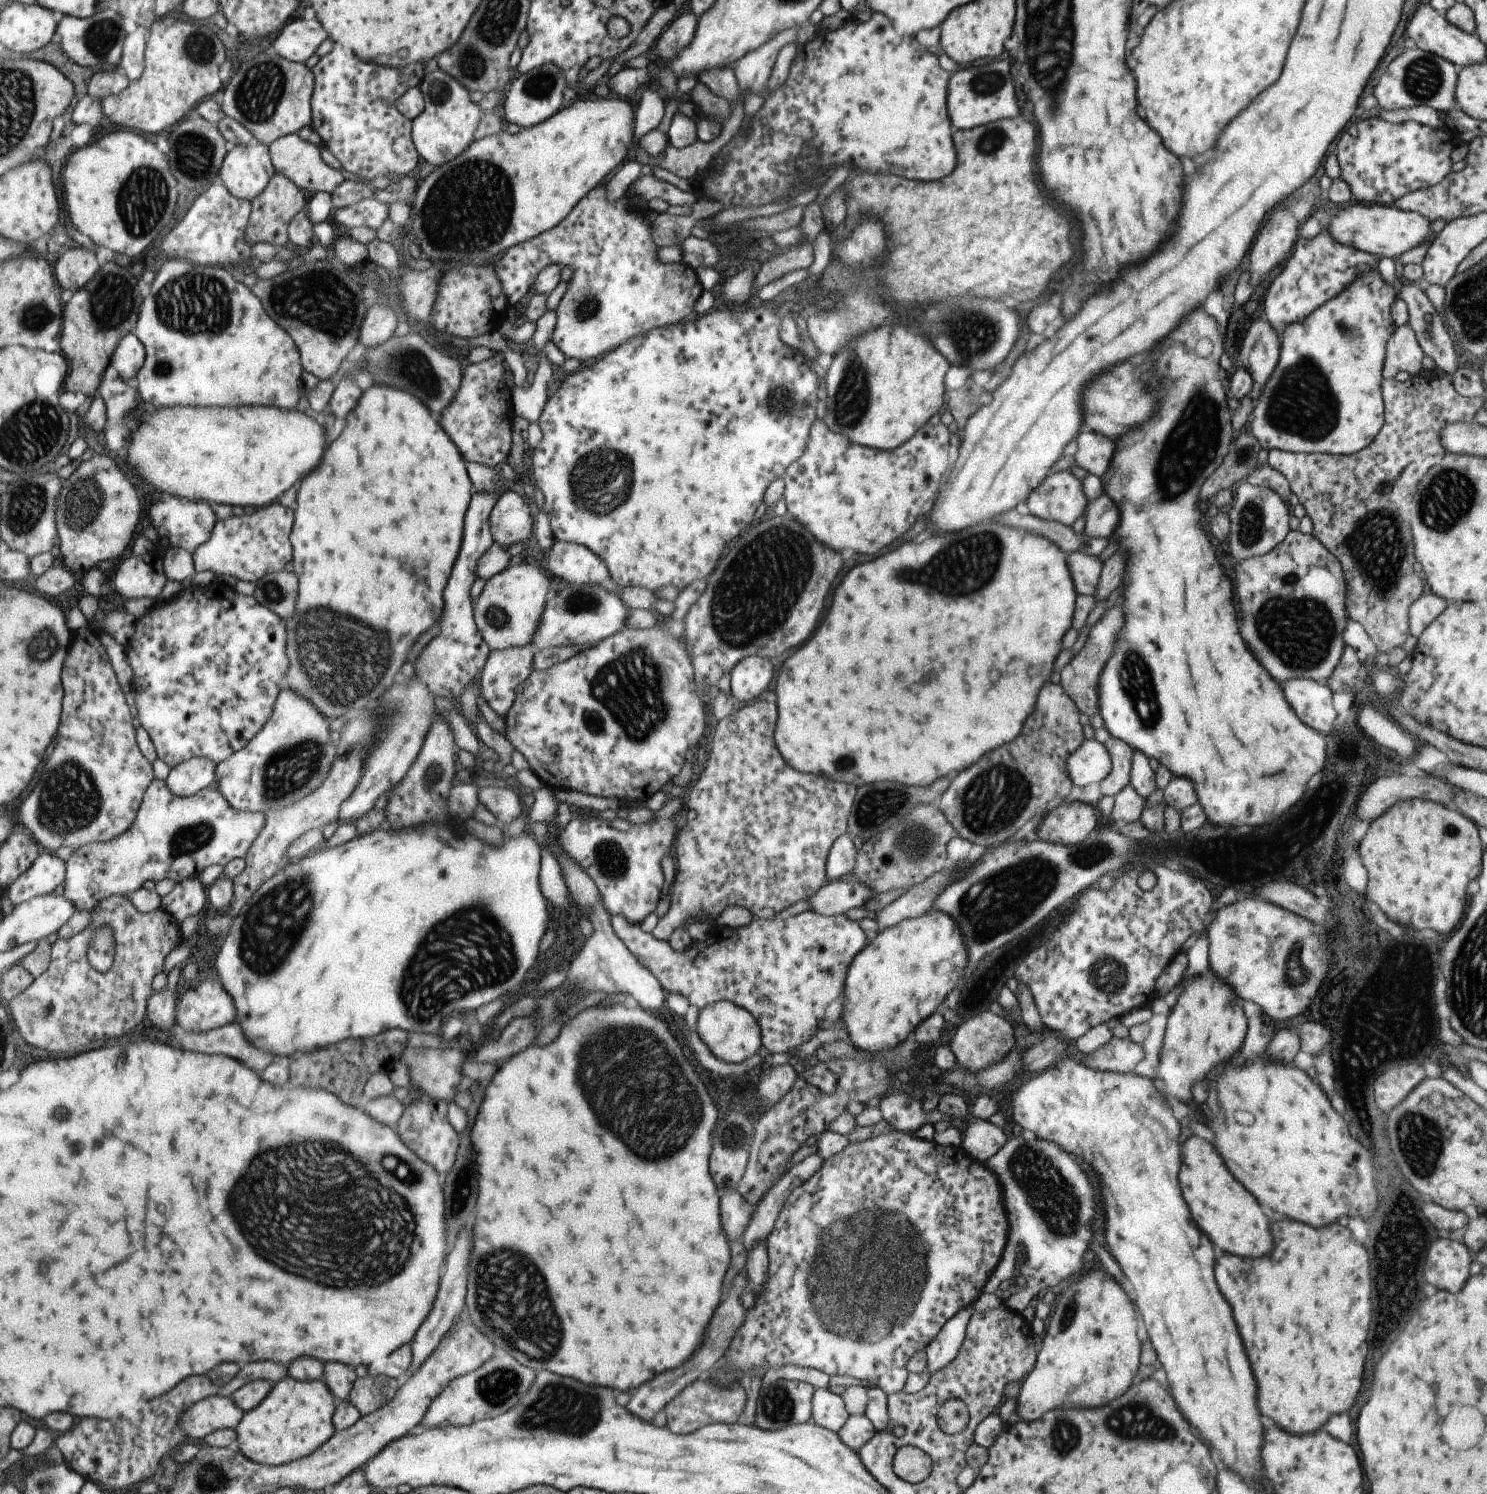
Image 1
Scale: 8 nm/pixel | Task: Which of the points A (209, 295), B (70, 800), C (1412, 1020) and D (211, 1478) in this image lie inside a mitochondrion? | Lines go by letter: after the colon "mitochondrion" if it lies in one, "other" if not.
A: mitochondrion
B: mitochondrion
C: mitochondrion
D: mitochondrion

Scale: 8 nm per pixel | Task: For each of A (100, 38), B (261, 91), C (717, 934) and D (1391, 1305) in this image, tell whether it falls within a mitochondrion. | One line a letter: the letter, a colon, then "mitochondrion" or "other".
A: mitochondrion
B: mitochondrion
C: other
D: mitochondrion

